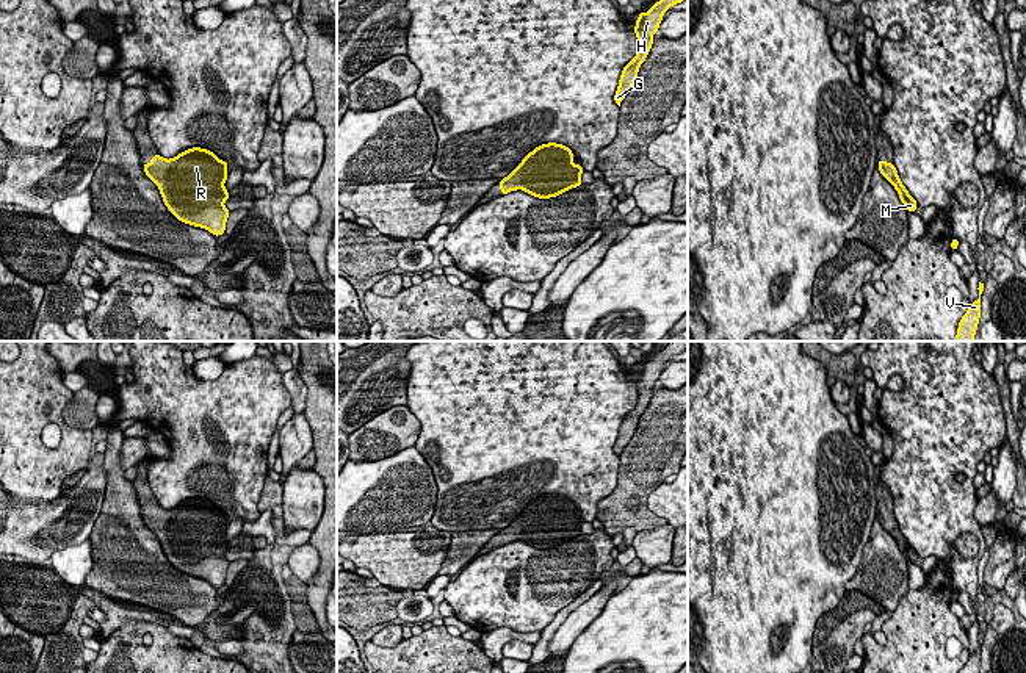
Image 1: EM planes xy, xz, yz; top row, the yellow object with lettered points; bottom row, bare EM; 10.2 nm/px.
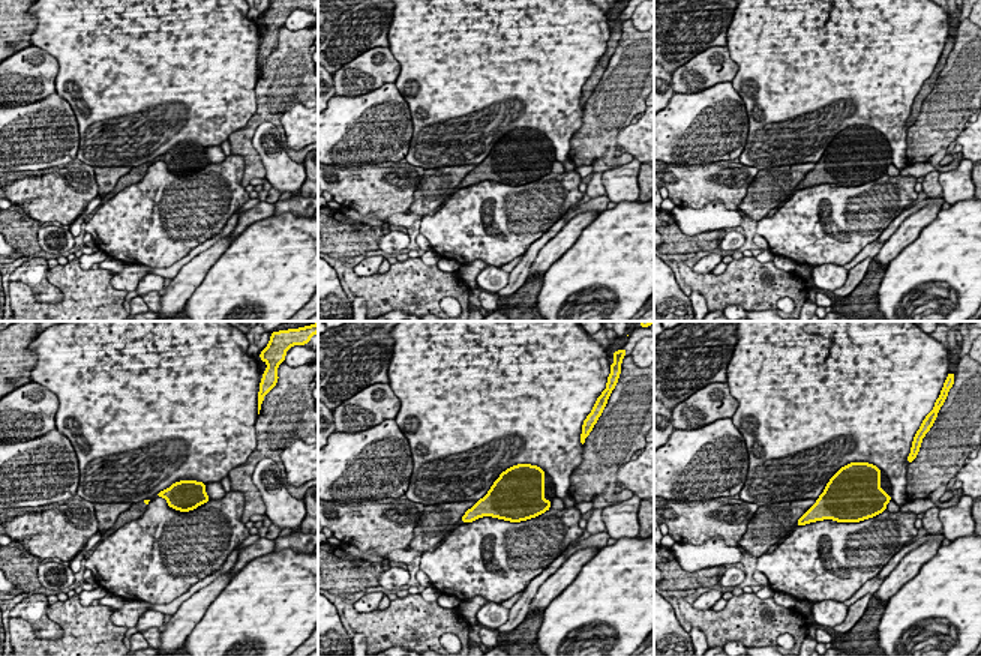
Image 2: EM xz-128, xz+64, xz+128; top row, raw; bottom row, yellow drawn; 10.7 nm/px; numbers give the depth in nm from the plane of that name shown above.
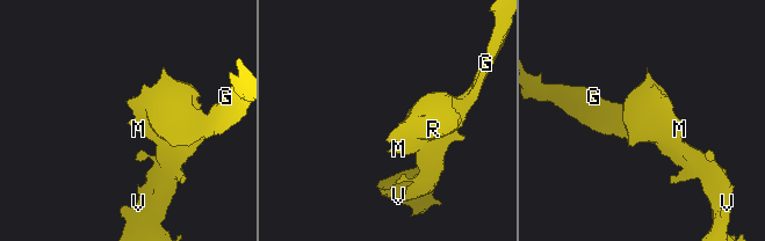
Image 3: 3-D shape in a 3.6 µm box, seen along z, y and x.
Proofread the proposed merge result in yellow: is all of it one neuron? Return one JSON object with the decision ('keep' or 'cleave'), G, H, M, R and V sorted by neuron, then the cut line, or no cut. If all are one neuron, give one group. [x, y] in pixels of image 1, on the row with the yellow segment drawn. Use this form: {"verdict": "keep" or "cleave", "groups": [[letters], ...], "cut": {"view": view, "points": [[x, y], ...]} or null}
{"verdict": "keep", "groups": [["G", "H", "M", "R", "V"]], "cut": null}

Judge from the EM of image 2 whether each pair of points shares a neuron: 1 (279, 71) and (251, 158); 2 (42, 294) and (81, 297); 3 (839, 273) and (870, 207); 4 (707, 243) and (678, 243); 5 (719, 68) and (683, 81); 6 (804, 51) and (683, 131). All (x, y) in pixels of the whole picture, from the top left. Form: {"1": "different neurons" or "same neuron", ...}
{"1": "same neuron", "2": "different neurons", "3": "different neurons", "4": "same neuron", "5": "same neuron", "6": "different neurons"}

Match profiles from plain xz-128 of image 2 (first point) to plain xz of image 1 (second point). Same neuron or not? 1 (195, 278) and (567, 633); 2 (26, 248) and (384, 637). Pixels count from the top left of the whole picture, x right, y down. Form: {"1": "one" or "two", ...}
{"1": "one", "2": "two"}

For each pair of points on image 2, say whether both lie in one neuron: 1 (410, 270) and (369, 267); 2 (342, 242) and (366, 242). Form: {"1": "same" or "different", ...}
{"1": "different", "2": "same"}

